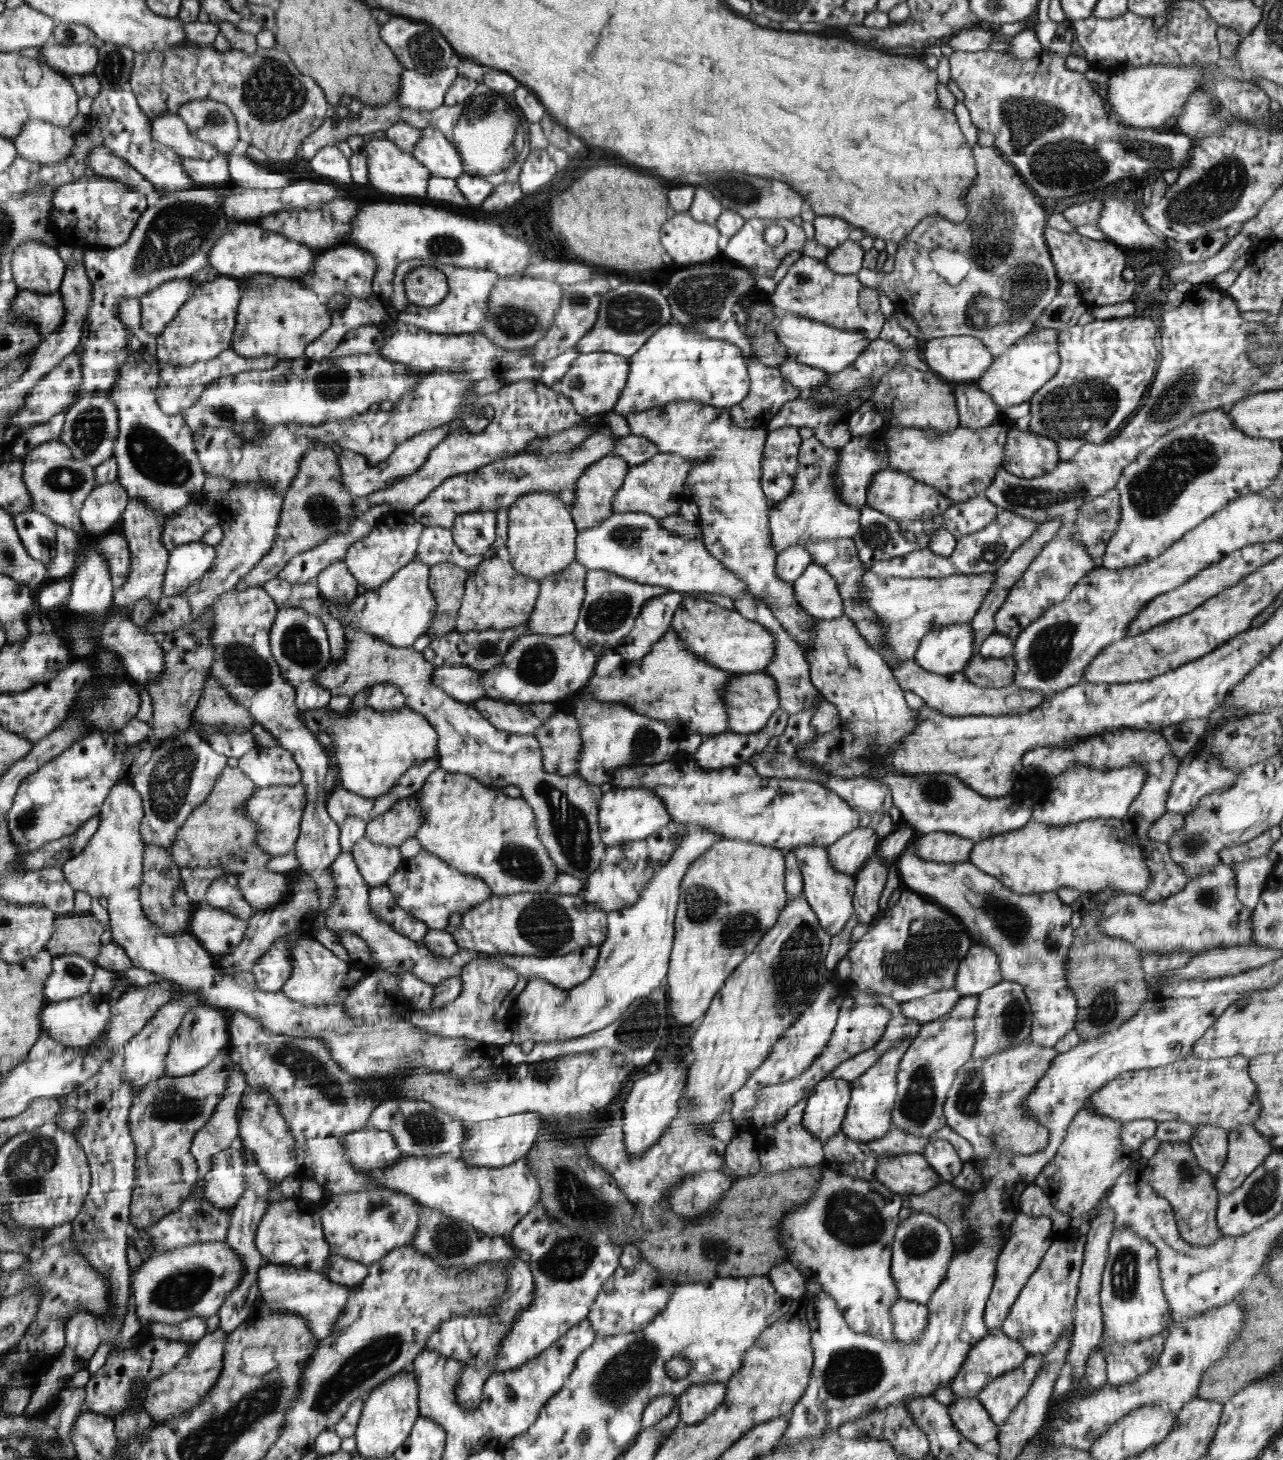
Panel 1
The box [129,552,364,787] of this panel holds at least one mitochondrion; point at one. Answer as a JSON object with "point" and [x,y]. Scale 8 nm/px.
{"point":[243,662]}

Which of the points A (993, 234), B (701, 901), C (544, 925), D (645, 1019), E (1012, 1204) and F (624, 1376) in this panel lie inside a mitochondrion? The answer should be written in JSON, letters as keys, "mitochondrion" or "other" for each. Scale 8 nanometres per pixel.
{"A":"mitochondrion","B":"mitochondrion","C":"mitochondrion","D":"mitochondrion","E":"other","F":"mitochondrion"}

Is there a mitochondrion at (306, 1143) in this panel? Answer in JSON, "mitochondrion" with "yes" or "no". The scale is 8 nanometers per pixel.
{"mitochondrion":"no"}

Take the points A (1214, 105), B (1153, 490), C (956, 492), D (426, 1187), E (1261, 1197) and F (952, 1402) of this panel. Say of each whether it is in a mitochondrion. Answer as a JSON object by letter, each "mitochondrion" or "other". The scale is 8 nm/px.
{"A":"mitochondrion","B":"mitochondrion","C":"other","D":"other","E":"mitochondrion","F":"other"}

